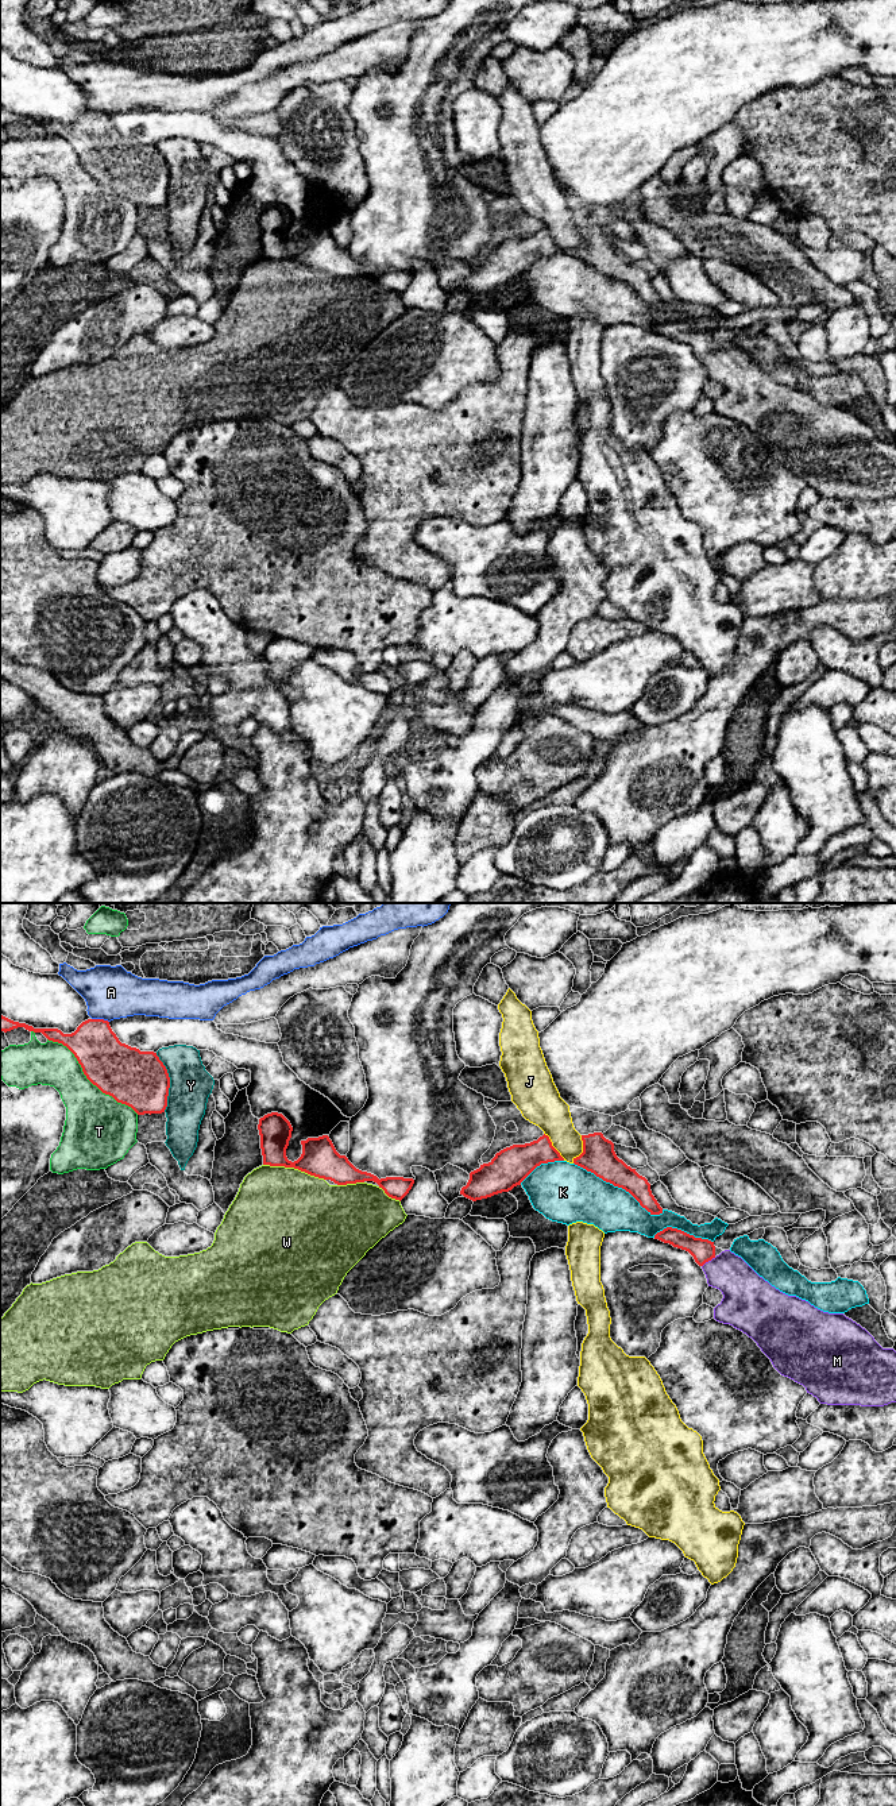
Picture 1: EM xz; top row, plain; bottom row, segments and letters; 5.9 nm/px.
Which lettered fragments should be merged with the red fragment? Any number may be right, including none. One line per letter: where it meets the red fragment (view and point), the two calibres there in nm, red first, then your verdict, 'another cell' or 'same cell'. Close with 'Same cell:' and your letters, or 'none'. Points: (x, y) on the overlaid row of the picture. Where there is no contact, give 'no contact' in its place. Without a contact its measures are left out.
A: contact xz (100, 1019); calibres 280 and 320 nm; another cell
J: contact xz (583, 1149); calibres 200 and 190 nm; another cell
K: contact xz (618, 1187); calibres 200 and 300 nm; another cell
M: contact xz (709, 1260); calibres 140 and 240 nm; same cell
T: contact xz (88, 1079); calibres 320 and 340 nm; another cell
W: contact xz (294, 1168); calibres 220 and 500 nm; another cell
Y: contact xz (169, 1083); calibres 340 and 260 nm; another cell
Same cell: M

